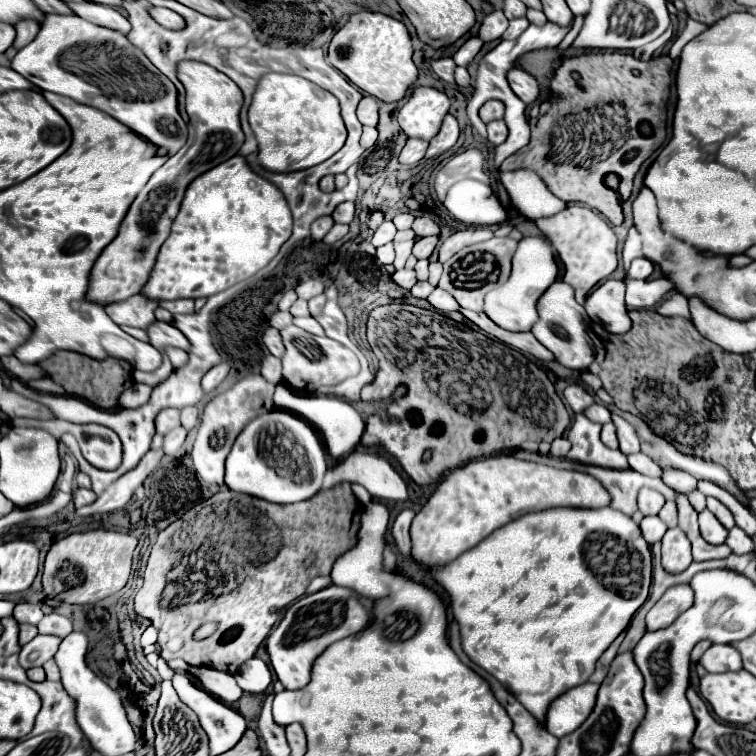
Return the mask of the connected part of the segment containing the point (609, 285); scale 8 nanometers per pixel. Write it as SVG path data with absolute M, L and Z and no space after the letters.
M608 279L586 299L586 311L592 321L606 327L608 333L626 333L632 327L625 304L626 281Z

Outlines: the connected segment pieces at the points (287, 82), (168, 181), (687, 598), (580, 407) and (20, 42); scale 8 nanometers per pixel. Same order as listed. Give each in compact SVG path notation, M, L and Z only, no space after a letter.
M266 73L254 91L248 119L258 141L260 165L276 173L310 169L330 159L346 143L346 127L338 99L298 75Z
M180 61L178 79L186 89L186 113L190 117L188 145L186 149L176 153L176 157L170 157L150 177L142 193L130 205L116 239L100 253L90 271L86 293L88 303L108 307L112 303L126 301L142 293L144 285L150 279L158 251L166 241L166 237L170 235L170 225L178 213L188 183L198 175L202 175L204 171L212 169L214 165L236 155L244 143L244 133L240 129L238 119L242 107L242 93L230 77L226 77L224 73L206 63Z
M690 585L670 587L646 615L648 631L658 631L672 625L678 619L678 615L682 615L686 609L692 607L692 603L694 603L694 591Z
M572 383L564 389L564 397L568 401L568 405L572 407L574 413L582 413L586 407L590 407L592 403L596 403L594 395L590 395L582 385L578 383Z
M26 19L26 21L18 21L18 23L14 25L14 29L16 29L14 47L16 47L16 49L22 49L24 45L28 45L28 43L36 37L36 33L38 33L38 29L40 29L40 23L38 23L38 21L32 21L32 19Z

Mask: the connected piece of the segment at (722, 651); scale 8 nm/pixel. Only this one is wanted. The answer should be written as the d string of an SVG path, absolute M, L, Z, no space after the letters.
M712 645L702 657L702 667L708 673L724 673L724 671L738 671L742 667L742 657L732 645Z

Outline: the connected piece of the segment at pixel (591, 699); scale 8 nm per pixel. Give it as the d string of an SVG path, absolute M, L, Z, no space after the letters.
M588 681L556 697L546 711L546 731L556 737L564 737L564 733L580 727L596 703L598 689L598 683Z

